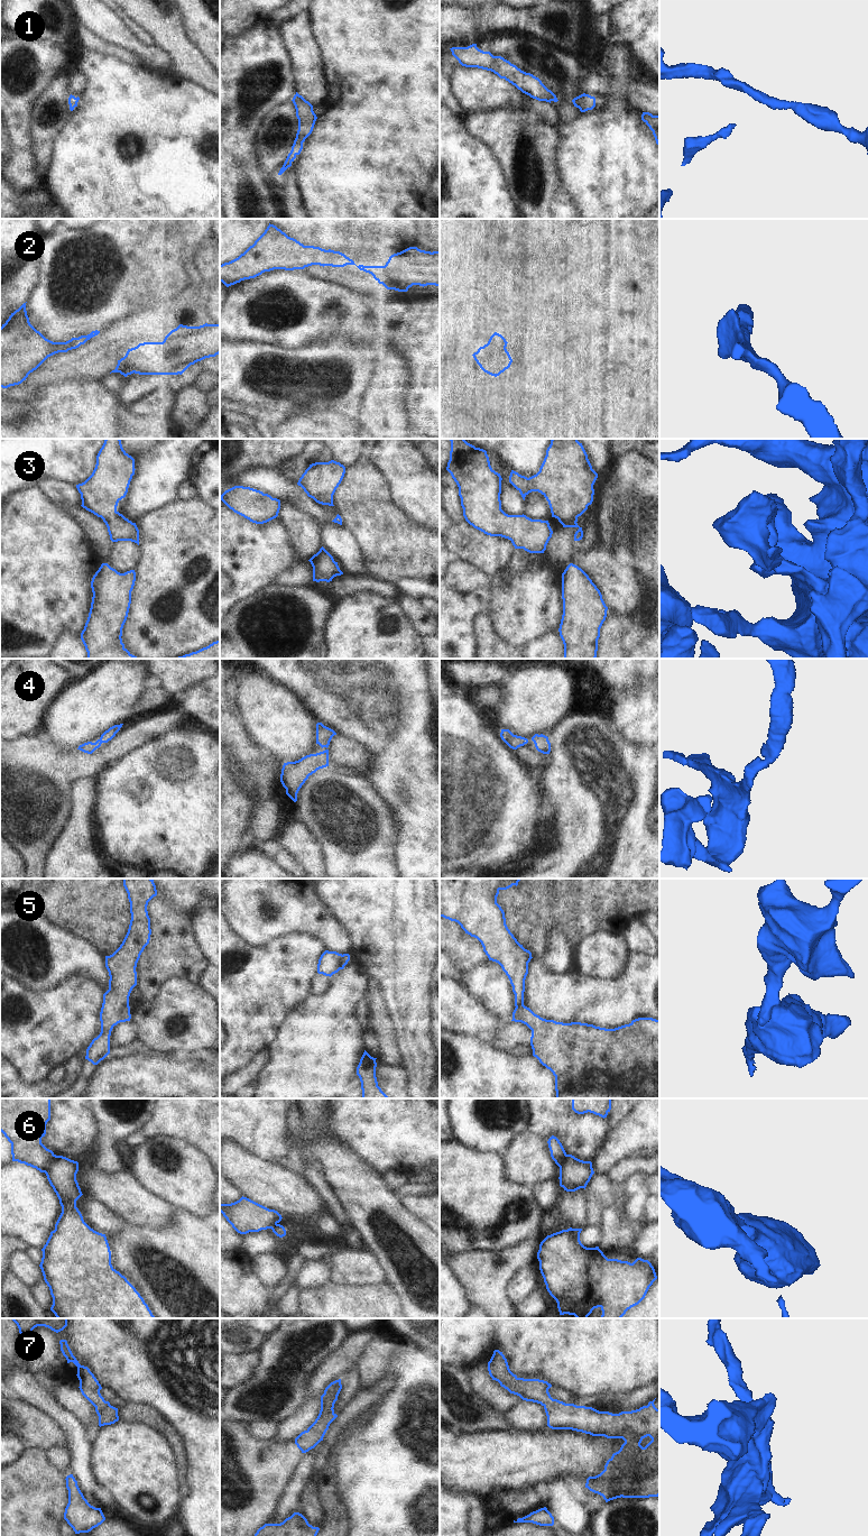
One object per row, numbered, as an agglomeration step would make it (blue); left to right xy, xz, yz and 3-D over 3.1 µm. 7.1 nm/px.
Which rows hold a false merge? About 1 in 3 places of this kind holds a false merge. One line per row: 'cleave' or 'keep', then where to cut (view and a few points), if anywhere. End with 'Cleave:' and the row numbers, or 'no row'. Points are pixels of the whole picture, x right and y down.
1: keep | no cut
2: keep | no cut
3: keep | no cut
4: keep | no cut
5: cleave | xy (128, 1005), (121, 1010), (121, 1021)
6: cleave | xy (54, 1155), (45, 1173)
7: keep | no cut
Cleave: 5, 6

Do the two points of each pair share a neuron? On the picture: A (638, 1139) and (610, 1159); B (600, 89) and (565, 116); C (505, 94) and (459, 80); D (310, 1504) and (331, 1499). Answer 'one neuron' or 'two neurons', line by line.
A: one neuron
B: two neurons
C: one neuron
D: two neurons

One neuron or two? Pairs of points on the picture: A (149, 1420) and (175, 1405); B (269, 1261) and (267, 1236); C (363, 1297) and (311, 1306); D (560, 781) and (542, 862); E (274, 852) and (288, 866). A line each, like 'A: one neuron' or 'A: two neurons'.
A: two neurons
B: two neurons
C: one neuron
D: one neuron
E: one neuron

